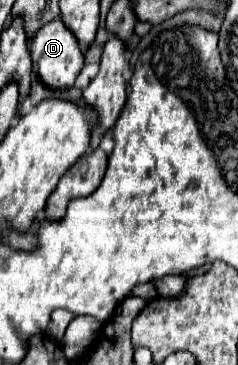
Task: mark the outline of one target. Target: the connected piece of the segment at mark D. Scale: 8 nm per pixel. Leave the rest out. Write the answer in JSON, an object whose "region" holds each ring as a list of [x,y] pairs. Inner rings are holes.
{"region":[[[61,18],[45,24],[45,28],[41,28],[33,36],[29,48],[31,48],[31,58],[35,64],[37,76],[45,86],[49,86],[49,88],[71,88],[75,84],[75,78],[85,64],[85,56],[81,52],[81,46],[77,44],[77,38],[73,36],[73,32],[69,32],[69,28],[65,28]]]}

